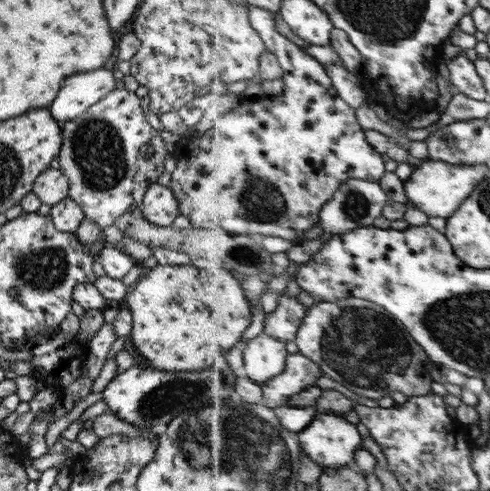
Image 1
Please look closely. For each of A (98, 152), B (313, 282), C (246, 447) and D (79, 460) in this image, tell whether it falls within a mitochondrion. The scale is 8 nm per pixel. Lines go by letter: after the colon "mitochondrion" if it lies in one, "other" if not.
A: mitochondrion
B: other
C: mitochondrion
D: other

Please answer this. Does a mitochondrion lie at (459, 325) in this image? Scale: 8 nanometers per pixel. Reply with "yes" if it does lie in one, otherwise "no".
yes

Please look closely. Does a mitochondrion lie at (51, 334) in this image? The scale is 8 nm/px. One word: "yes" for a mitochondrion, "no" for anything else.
no

